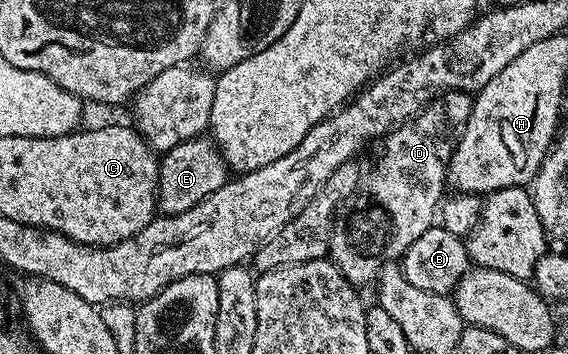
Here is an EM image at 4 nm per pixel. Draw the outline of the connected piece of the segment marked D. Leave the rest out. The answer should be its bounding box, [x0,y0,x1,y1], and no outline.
[329,92,474,285]

